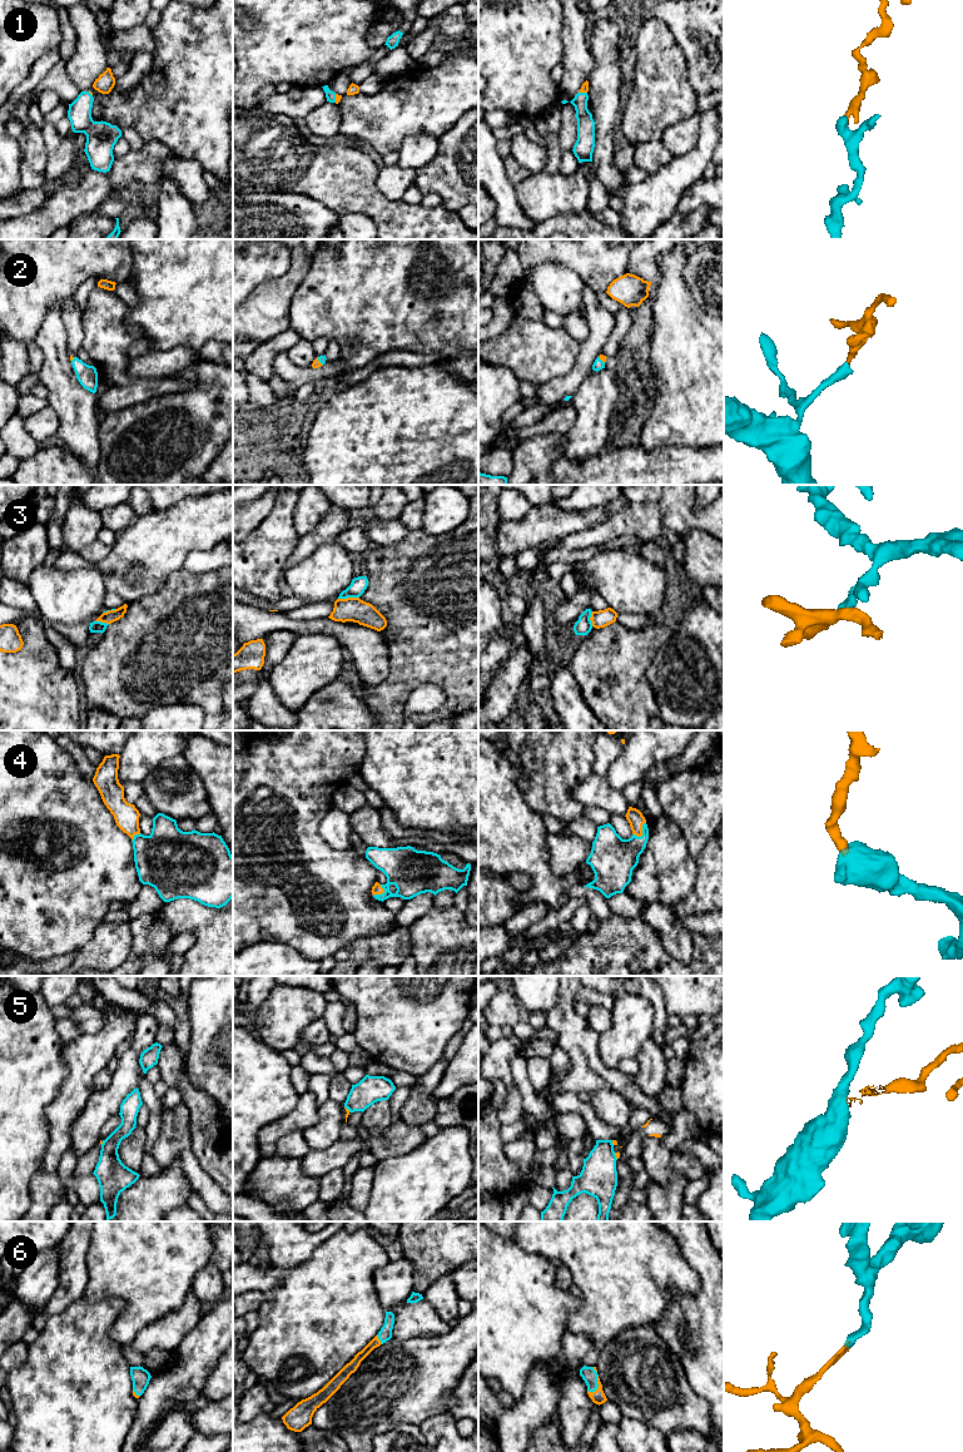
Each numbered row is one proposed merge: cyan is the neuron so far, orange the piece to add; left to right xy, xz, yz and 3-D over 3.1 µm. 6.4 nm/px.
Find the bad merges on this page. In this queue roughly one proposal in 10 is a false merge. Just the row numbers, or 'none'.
3, 5

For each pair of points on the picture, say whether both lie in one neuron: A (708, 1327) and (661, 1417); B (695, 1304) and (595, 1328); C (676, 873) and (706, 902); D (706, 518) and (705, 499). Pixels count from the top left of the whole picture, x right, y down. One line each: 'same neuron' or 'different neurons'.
A: different neurons
B: different neurons
C: different neurons
D: different neurons

